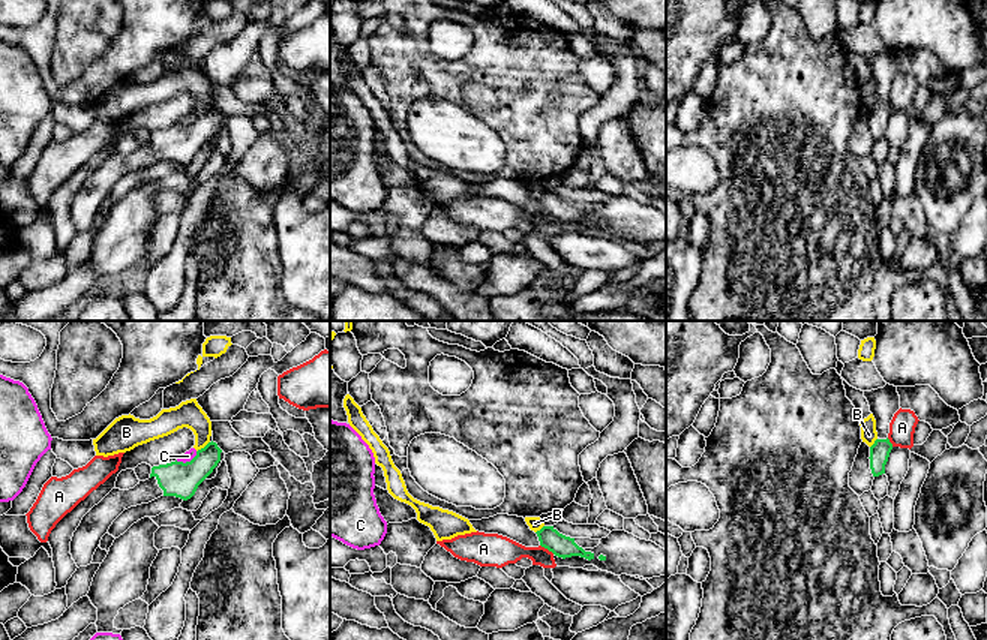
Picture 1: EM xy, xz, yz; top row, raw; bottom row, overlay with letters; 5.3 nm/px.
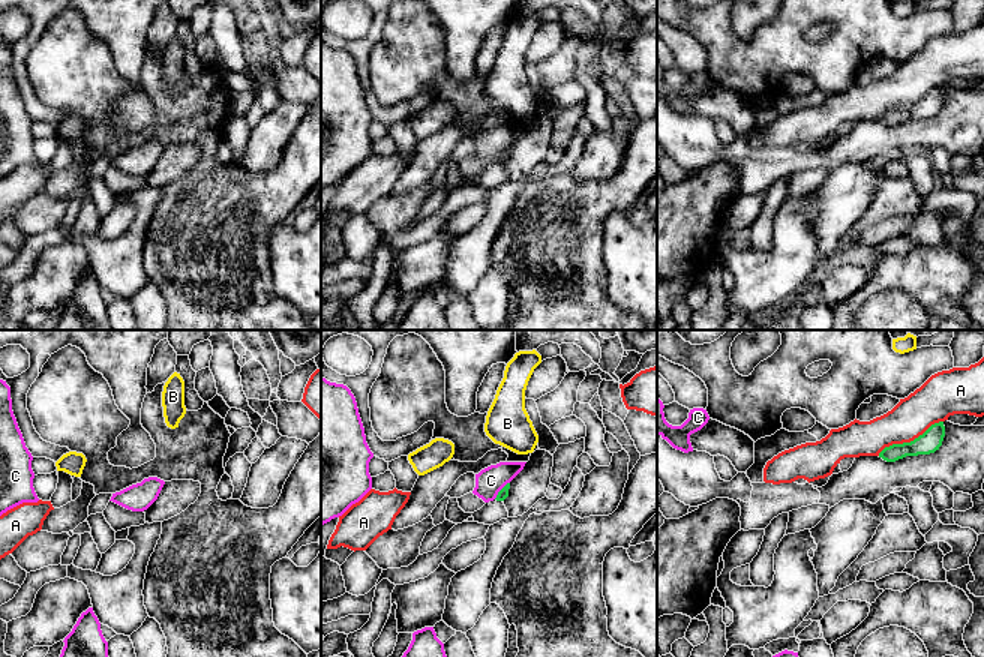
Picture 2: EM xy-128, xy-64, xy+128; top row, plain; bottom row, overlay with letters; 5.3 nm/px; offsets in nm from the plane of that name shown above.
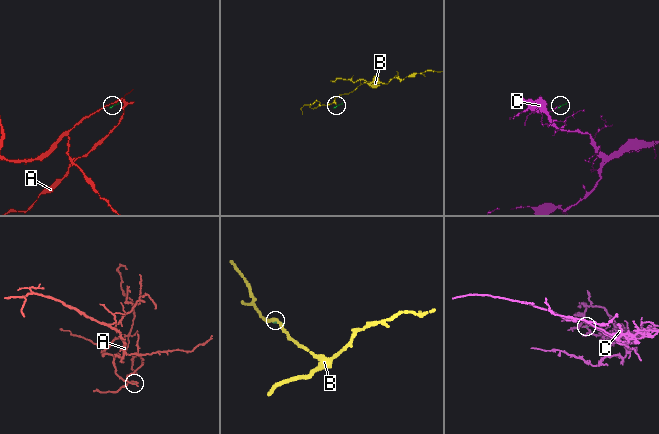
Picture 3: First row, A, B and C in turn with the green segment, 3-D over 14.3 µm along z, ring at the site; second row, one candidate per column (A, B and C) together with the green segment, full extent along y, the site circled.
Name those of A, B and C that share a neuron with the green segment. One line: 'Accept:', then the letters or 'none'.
Accept: none

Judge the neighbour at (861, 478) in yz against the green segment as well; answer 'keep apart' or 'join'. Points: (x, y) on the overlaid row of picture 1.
keep apart

